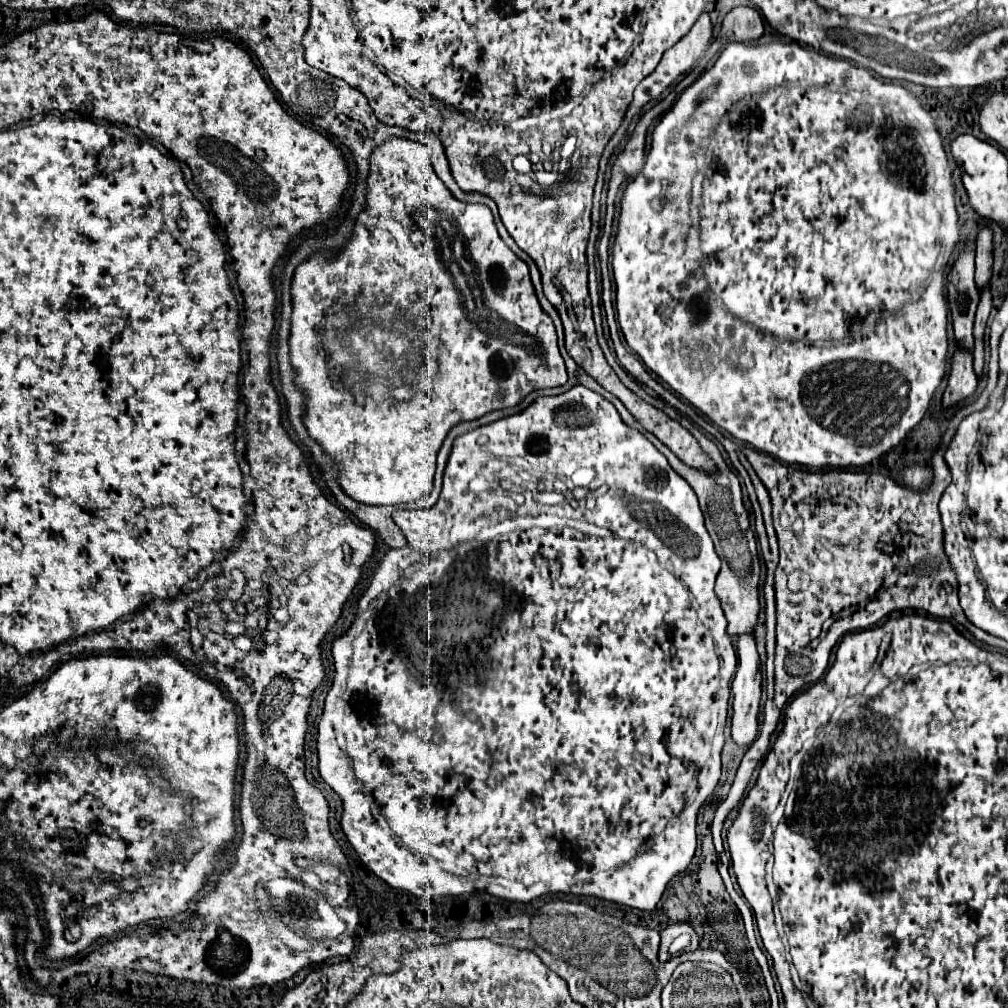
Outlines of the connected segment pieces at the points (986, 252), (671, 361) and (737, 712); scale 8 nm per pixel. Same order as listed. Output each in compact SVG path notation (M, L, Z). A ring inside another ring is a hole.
M980 226L976 236L976 282L978 288L990 282L992 270L992 230L990 226Z
M777 40L777 41L774 41L774 42L771 42L771 43L768 43L768 44L760 44L760 46L744 46L744 44L742 44L742 43L731 43L731 44L728 44L728 45L727 45L727 46L726 46L726 48L724 48L724 50L722 50L722 52L721 52L721 54L720 54L720 58L718 58L718 60L716 60L716 64L714 64L714 66L712 66L712 68L710 68L710 70L706 70L706 72L704 72L704 74L702 74L702 76L700 76L700 78L698 78L698 80L696 80L696 82L694 82L694 84L692 84L692 86L688 86L688 88L686 88L686 90L684 90L684 92L682 92L682 94L680 94L680 98L678 98L678 100L676 100L676 104L674 104L674 106L672 106L672 108L670 108L670 110L668 110L668 112L666 112L666 114L664 114L664 116L662 116L662 120L660 120L660 122L658 122L658 124L656 124L656 128L654 128L654 132L652 132L652 148L650 148L650 154L648 154L648 156L646 156L646 164L644 164L644 168L642 168L642 172L640 172L640 174L638 174L638 176L636 176L636 178L634 178L634 180L632 180L632 182L630 182L630 184L628 184L628 186L626 186L626 192L624 192L624 198L622 198L622 210L620 210L620 222L618 222L618 234L616 234L616 242L614 242L614 248L612 248L612 256L614 256L614 258L612 258L612 270L614 270L614 282L616 282L616 316L618 316L618 324L620 324L620 328L622 328L622 334L624 334L624 338L626 338L626 342L628 342L628 346L630 346L630 348L632 348L632 350L634 350L634 352L636 352L636 354L638 354L638 356L640 356L640 358L642 358L642 360L644 360L644 364L646 364L646 366L648 366L648 368L650 368L650 370L652 370L652 372L656 372L656 374L658 374L658 376L660 376L660 378L662 378L662 380L664 380L664 382L666 382L666 384L668 384L668 386L670 386L670 388L672 388L672 390L676 390L676 392L678 392L678 394L680 394L680 396L684 396L684 398L686 398L686 400L688 400L688 402L690 402L690 404L694 404L694 406L696 406L696 408L698 408L698 410L702 410L702 412L704 412L704 414L706 414L706 416L708 416L708 418L710 418L710 420L712 420L712 422L714 422L714 424L718 424L718 426L720 426L720 428L724 428L724 430L728 430L728 432L730 432L730 434L732 434L732 436L734 436L734 438L738 438L738 440L742 440L742 442L748 442L748 444L752 444L752 446L754 446L754 448L758 448L758 450L762 450L762 452L768 452L768 454L772 454L772 456L774 456L774 458L778 458L778 460L782 460L782 462L790 462L790 464L802 464L802 466L810 466L810 468L824 468L824 466L836 466L836 468L842 468L842 466L846 466L846 468L850 468L850 466L866 466L866 464L870 464L870 462L872 462L872 460L874 460L874 458L878 458L878 456L882 456L882 454L886 454L886 452L888 452L888 450L892 450L892 448L894 448L894 446L898 446L898 442L900 442L900 440L902 440L902 438L904 438L904 436L906 436L906 434L908 434L908 432L910 432L910 430L912 430L912 428L914 428L914 426L916 426L916 424L918 424L918 422L920 422L920 420L922 420L922 416L924 416L924 412L926 412L926 408L928 408L928 404L930 404L930 398L932 398L932 394L934 394L934 390L936 390L936 388L938 388L938 384L940 384L940 382L942 382L942 378L944 378L944 374L946 374L946 354L948 354L948 345L949 345L949 343L948 343L948 336L947 336L947 323L948 323L948 313L949 313L949 310L948 310L948 305L947 305L947 304L948 304L948 303L947 303L947 299L946 299L946 297L945 297L945 295L944 295L944 288L945 288L945 284L946 284L946 274L945 274L945 273L947 273L947 269L948 269L948 267L947 267L947 266L948 266L948 265L949 265L949 264L950 264L950 262L951 262L951 261L952 261L952 255L953 255L953 251L954 251L954 248L955 248L955 246L956 246L956 245L957 245L957 243L958 243L958 241L959 241L959 238L960 238L960 235L959 235L959 217L958 217L958 214L957 214L957 210L956 210L956 208L954 208L954 190L952 190L952 178L950 178L950 174L952 174L952 172L950 172L950 168L948 168L948 160L946 160L946 152L944 152L944 148L942 148L942 138L940 138L940 134L938 134L938 132L936 132L936 126L934 126L934 120L932 120L932 116L930 116L930 112L926 112L926 110L924 110L924 108L922 108L922 106L920 106L920 102L918 102L918 98L916 98L916 96L914 96L914 94L910 94L910 92L908 92L908 90L904 90L904 88L902 88L902 86L896 86L896 84L890 84L890 82L891 82L891 80L887 80L887 79L886 79L886 78L883 78L883 80L885 80L885 82L880 82L880 80L878 80L878 78L874 78L874 76L872 76L872 74L868 74L868 70L864 70L864 68L862 68L862 66L858 66L858 64L856 64L856 66L852 66L852 64L850 64L850 62L846 62L846 60L840 60L840 58L832 58L832 56L826 56L826 54L823 54L823 53L820 53L820 52L814 52L814 51L810 51L810 50L806 50L806 48L803 48L803 47L802 47L802 46L801 46L801 45L800 45L800 44L799 44L799 43L797 43L797 42L794 42L794 41L793 41L793 42L790 42L790 43L788 43L788 42L782 42L782 41L780 41L780 40ZM784 82L808 82L808 84L812 84L812 86L782 86L782 84L784 84ZM710 138L712 138L712 139L711 139L711 141L710 141L710 143L709 143L709 144L708 144L708 146L707 146L707 147L706 147L706 150L705 150L705 152L704 152L704 153L703 153L703 160L702 160L702 162L697 162L697 160L696 160L696 158L694 158L694 154L696 154L696 153L698 153L698 150L700 150L700 148L701 148L701 146L702 146L702 144L704 144L704 142L708 142L708 140L710 140ZM702 168L706 168L706 182L704 182L704 181L705 181L705 179L704 179L704 180L703 180L703 183L704 183L704 204L702 204L702 210L700 210L700 240L702 240L702 252L704 252L704 254L706 254L706 260L704 260L704 262L702 262L702 260L700 260L700 254L688 254L688 252L686 252L686 237L687 237L687 235L688 235L688 233L689 233L689 230L690 230L690 227L691 227L691 220L690 220L690 216L689 216L689 208L690 208L690 204L692 204L692 201L693 201L693 195L692 195L692 196L691 196L691 193L690 193L690 192L691 192L691 190L692 190L692 189L693 189L693 188L692 188L692 182L693 182L693 179L694 179L694 178L695 178L695 177L698 177L698 176L699 176L699 174L700 174L700 173L701 173L701 172L703 172L703 171L702 171Z
M754 634L736 636L736 654L738 654L738 666L736 666L736 676L732 680L732 694L734 694L732 738L736 744L748 746L758 734L758 712L760 712L760 696L762 696L762 674L760 674L760 660L756 652Z

